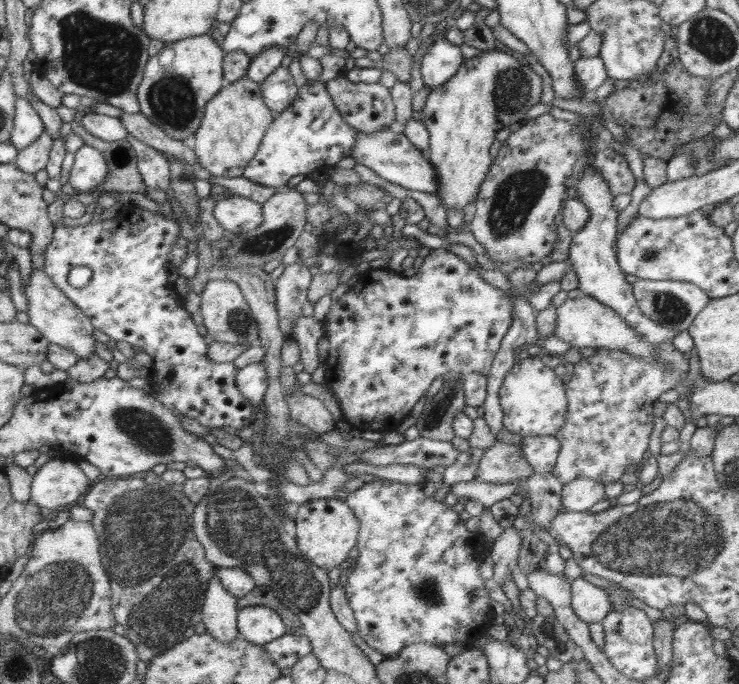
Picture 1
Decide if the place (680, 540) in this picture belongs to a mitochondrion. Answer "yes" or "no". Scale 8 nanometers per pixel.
yes

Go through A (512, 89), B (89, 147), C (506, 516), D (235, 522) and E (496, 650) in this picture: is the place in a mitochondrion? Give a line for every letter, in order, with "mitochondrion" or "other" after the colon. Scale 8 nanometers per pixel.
A: mitochondrion
B: other
C: other
D: mitochondrion
E: other

